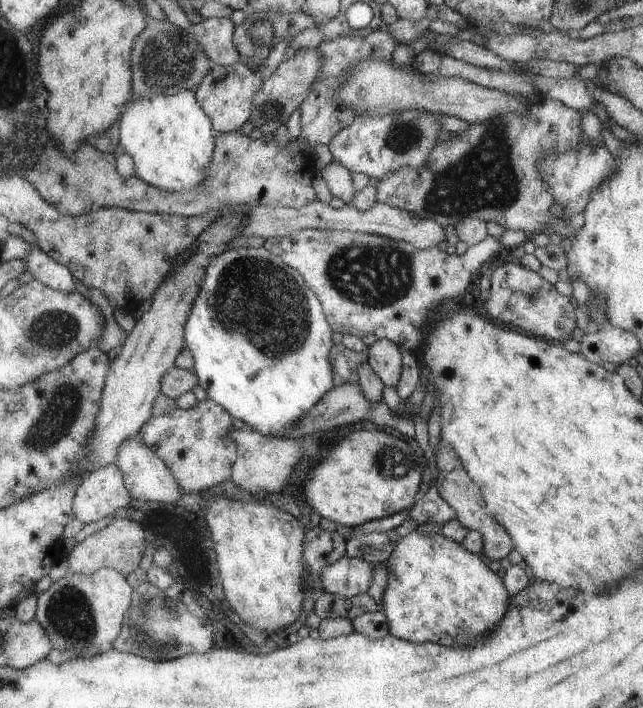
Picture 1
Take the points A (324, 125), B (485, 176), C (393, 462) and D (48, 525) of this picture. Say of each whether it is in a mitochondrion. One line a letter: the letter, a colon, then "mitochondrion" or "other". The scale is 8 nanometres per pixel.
A: other
B: mitochondrion
C: mitochondrion
D: other

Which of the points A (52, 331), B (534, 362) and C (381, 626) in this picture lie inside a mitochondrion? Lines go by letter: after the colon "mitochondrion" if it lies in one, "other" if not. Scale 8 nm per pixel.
A: mitochondrion
B: other
C: other

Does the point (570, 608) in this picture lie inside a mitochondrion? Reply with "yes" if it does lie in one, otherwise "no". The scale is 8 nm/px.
no

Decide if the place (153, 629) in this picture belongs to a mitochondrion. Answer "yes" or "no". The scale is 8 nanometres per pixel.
yes

